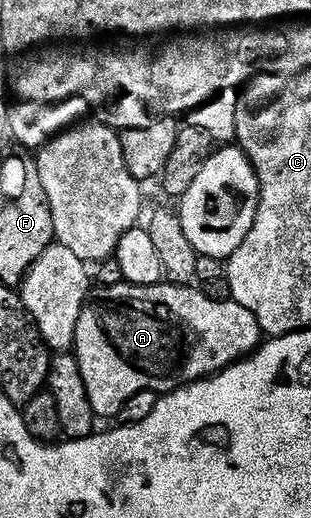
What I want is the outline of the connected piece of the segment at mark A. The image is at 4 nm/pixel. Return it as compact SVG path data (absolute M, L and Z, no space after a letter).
M124 284L104 286L98 292L100 294L96 293L81 312L73 353L81 364L81 380L85 380L85 392L89 392L89 404L93 404L93 412L99 420L118 419L121 408L130 398L137 396L137 392L154 390L162 396L219 374L234 362L241 362L254 354L265 338L249 308L241 308L241 304L233 300L209 300L199 288Z

